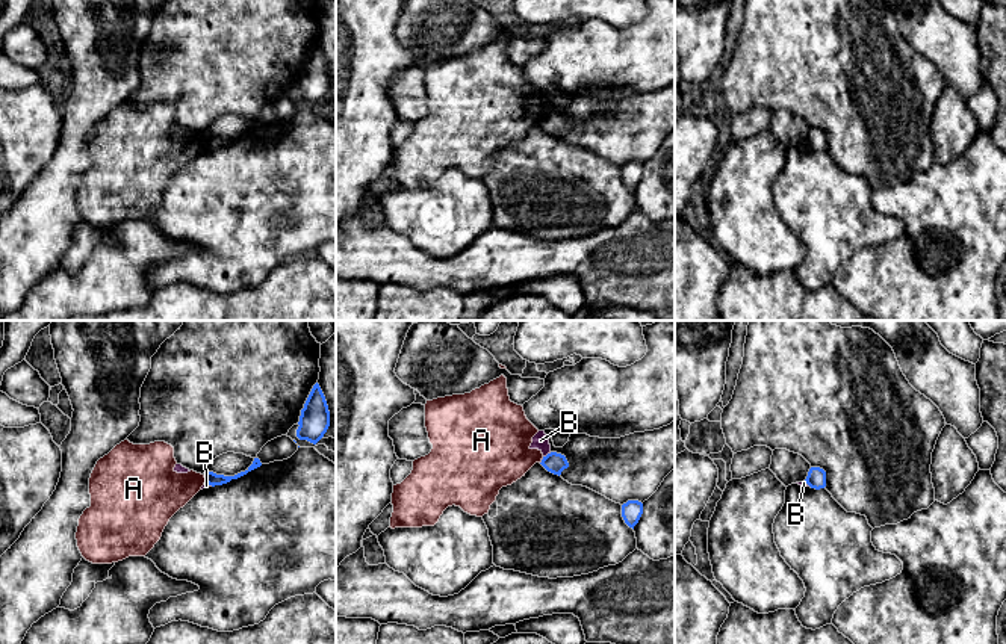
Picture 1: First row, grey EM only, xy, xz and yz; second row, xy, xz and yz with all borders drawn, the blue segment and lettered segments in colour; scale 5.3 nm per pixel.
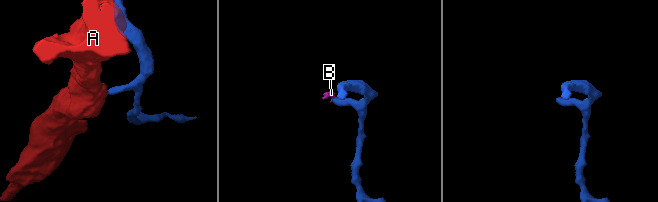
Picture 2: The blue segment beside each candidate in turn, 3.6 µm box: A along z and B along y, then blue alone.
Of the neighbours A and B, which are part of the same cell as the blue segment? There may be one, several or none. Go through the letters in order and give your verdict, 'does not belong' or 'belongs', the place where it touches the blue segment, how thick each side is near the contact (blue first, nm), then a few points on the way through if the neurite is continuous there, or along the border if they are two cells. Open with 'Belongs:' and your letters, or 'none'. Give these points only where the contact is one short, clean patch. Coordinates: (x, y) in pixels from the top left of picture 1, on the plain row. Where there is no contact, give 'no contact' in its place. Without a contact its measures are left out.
Belongs: none
A: does not belong | xy (204, 138) | 70/260 nm | along xy (203, 136), (206, 142)
B: does not belong | xz (545, 118) | 110/90 nm | along xz (551, 114), (540, 124)

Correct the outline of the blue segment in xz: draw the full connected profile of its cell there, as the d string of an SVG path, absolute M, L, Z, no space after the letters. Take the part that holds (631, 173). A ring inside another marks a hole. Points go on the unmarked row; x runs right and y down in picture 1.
M628 162L622 166L622 178L625 184L634 190L643 175L643 165L638 162Z

